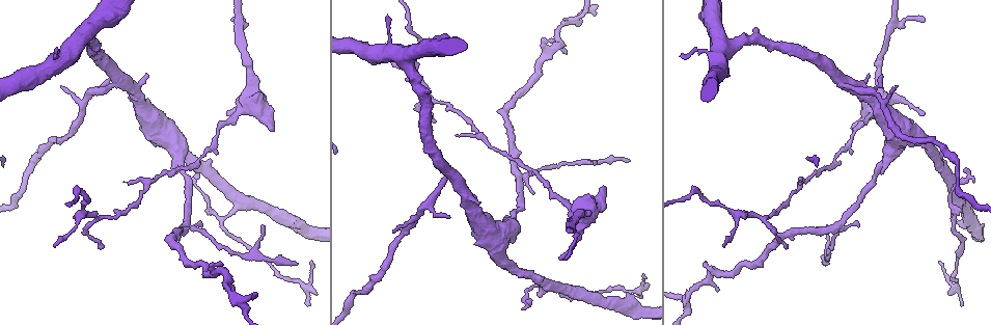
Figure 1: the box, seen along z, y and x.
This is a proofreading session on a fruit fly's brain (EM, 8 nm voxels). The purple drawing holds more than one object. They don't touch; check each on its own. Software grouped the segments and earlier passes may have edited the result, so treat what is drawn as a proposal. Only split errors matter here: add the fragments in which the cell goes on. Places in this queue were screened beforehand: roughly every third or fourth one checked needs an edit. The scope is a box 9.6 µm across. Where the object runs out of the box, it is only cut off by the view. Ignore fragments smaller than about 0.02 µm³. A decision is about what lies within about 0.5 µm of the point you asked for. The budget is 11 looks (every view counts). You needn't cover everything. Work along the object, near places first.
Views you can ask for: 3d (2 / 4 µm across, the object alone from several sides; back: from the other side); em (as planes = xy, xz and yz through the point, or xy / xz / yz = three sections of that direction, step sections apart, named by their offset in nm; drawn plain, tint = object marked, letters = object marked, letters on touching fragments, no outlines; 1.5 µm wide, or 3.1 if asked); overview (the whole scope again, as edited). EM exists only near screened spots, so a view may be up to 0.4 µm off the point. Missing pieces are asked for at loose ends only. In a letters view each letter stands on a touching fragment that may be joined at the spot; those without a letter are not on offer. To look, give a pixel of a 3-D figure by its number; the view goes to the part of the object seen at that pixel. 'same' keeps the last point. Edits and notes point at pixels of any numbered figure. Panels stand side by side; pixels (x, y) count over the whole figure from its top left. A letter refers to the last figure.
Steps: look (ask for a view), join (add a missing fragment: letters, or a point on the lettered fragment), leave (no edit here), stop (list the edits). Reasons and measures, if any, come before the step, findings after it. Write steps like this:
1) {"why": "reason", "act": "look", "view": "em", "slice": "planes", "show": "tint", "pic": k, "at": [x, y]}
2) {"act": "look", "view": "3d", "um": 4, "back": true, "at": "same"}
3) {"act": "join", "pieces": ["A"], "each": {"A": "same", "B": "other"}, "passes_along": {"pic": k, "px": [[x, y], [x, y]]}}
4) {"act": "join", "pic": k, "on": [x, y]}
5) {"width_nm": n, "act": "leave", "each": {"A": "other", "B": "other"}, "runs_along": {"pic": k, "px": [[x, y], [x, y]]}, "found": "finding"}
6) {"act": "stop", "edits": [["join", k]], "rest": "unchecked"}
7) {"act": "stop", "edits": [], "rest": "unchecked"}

{"why": "an open end", "act": "look", "view": "3d", "um": 2, "pic": 1, "at": [716, 291]}

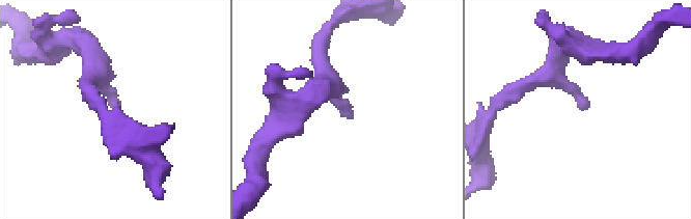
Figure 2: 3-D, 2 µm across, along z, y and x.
{"arm_widths_nm": [170, 200], "act": "look", "view": "em", "slice": "planes", "show": "letters", "pic": 2, "at": [586, 107]}

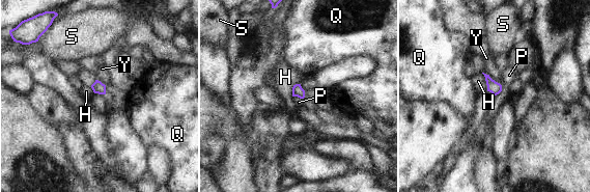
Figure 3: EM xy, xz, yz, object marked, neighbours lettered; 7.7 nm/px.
{"act": "leave", "each": {"H": "other", "P": "other", "Q": "other", "S": "other", "Y": "other"}, "border": {"pic": 3, "px": [[502, 85], [502, 89], [495, 96]]}, "found": "no lettered fragment goes on from it"}

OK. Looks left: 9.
{"act": "look", "view": "em", "slice": "planes", "show": "letters", "pic": 1, "at": [641, 296]}

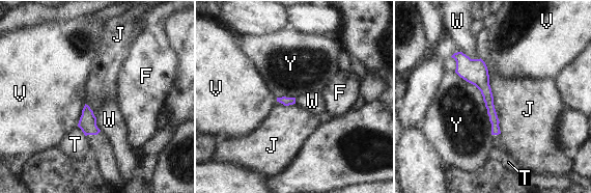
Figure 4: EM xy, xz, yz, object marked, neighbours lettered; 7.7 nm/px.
{"width_nm": 110, "act": "leave", "each": {"F": "other", "J": "other", "T": "other", "V": "other", "W": "other", "Y": "other"}, "found": "none of them fits"}

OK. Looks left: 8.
{"why": "thin end", "act": "look", "view": "em", "slice": "planes", "show": "tint", "pic": 1, "at": [964, 171]}

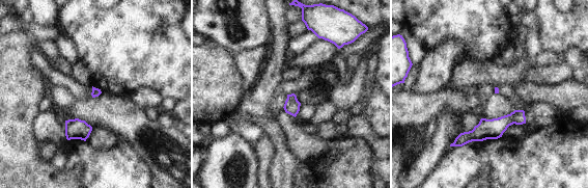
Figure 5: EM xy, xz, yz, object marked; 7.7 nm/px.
{"act": "look", "view": "em", "slice": "planes", "show": "letters", "at": "same"}

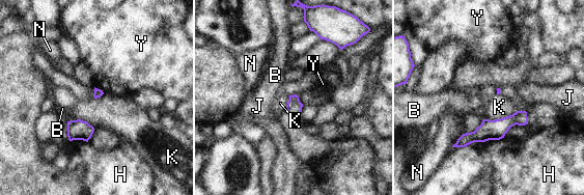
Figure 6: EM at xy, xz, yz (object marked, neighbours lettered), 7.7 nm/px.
{"longest_contact_nm": ["H", 400], "act": "leave", "each": {"B": "other", "H": "other", "J": "other", "K": "other", "N": "other", "Y": "other"}, "border": {"pic": 6, "px": [[518, 110], [499, 118], [484, 119]]}, "found": "none of them fits"}

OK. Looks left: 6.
{"why": "branch stops here", "act": "look", "view": "3d", "um": 4, "pic": 1, "at": [273, 128]}

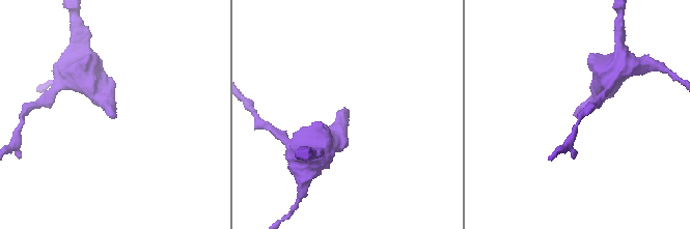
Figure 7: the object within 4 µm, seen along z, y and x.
{"act": "look", "view": "em", "slice": "xy", "step": 4, "show": "tint", "pic": 7, "at": [115, 115]}

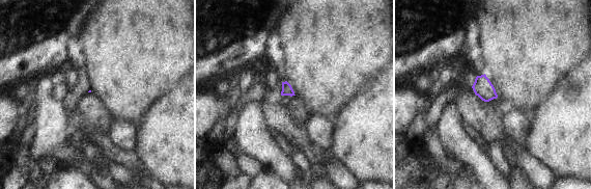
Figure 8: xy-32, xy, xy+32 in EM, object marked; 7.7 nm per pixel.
{"why": "cut it another way", "act": "look", "view": "em", "slice": "planes", "show": "letters", "at": "same"}

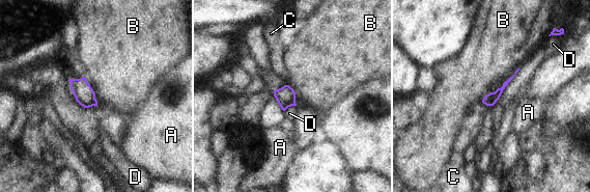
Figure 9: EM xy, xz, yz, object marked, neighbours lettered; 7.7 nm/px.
{"act": "leave", "each": {"A": "other", "B": "other", "C": "other", "D": "other"}, "border": {"pic": 9, "px": [[518, 67], [481, 102]]}, "found": "none of them fits"}

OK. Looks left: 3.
{"act": "stop", "edits": [], "rest": "unchecked"}

